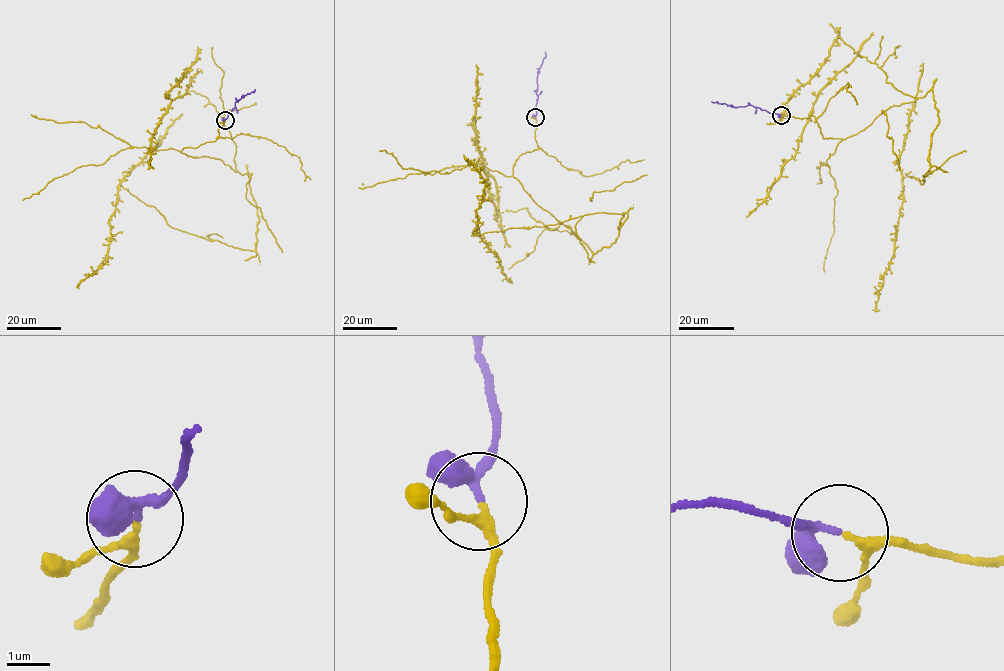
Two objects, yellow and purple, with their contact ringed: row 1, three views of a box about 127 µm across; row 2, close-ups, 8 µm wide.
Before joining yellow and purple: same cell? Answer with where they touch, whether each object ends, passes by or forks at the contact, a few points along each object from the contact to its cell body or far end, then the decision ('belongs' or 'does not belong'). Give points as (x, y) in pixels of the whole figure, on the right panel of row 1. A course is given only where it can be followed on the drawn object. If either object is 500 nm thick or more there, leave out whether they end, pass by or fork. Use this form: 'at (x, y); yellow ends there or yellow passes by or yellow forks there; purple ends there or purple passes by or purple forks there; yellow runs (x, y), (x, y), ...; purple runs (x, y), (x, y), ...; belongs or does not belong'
at (781, 115); yellow passes by; purple passes by; yellow runs (781, 115), (813, 116), (823, 138), (844, 139), (933, 91), (931, 166), (922, 185), (902, 173), (879, 310); purple runs (781, 115), (750, 105), (733, 107), (711, 101); belongs

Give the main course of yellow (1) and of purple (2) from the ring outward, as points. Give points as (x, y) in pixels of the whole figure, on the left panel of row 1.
1: (224, 120), (214, 141), (181, 152), (247, 174), (257, 246), (171, 227), (120, 183), (107, 260), (78, 288)
2: (224, 120), (235, 102), (255, 89)

